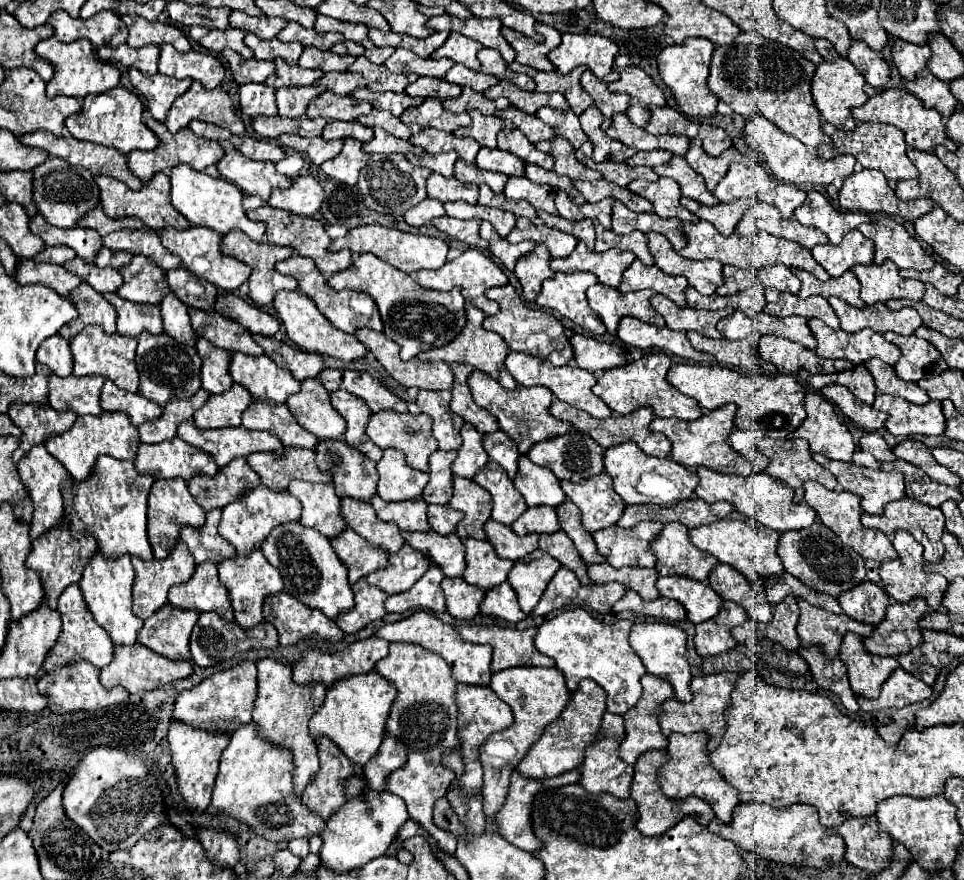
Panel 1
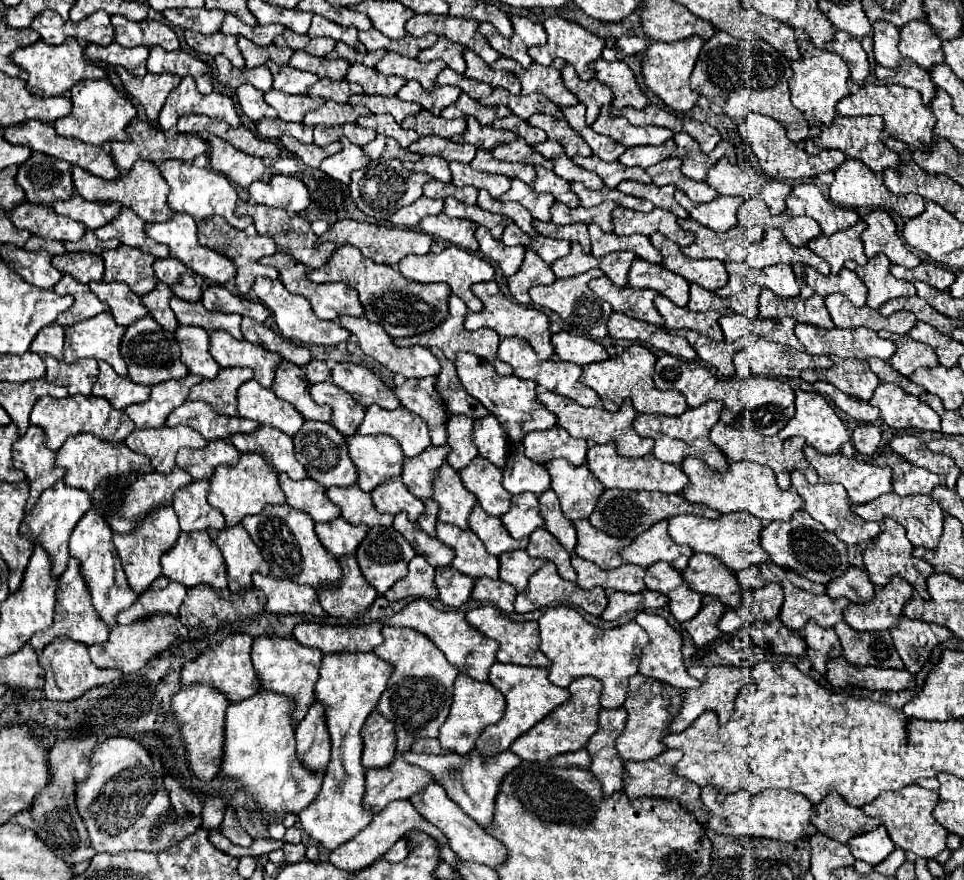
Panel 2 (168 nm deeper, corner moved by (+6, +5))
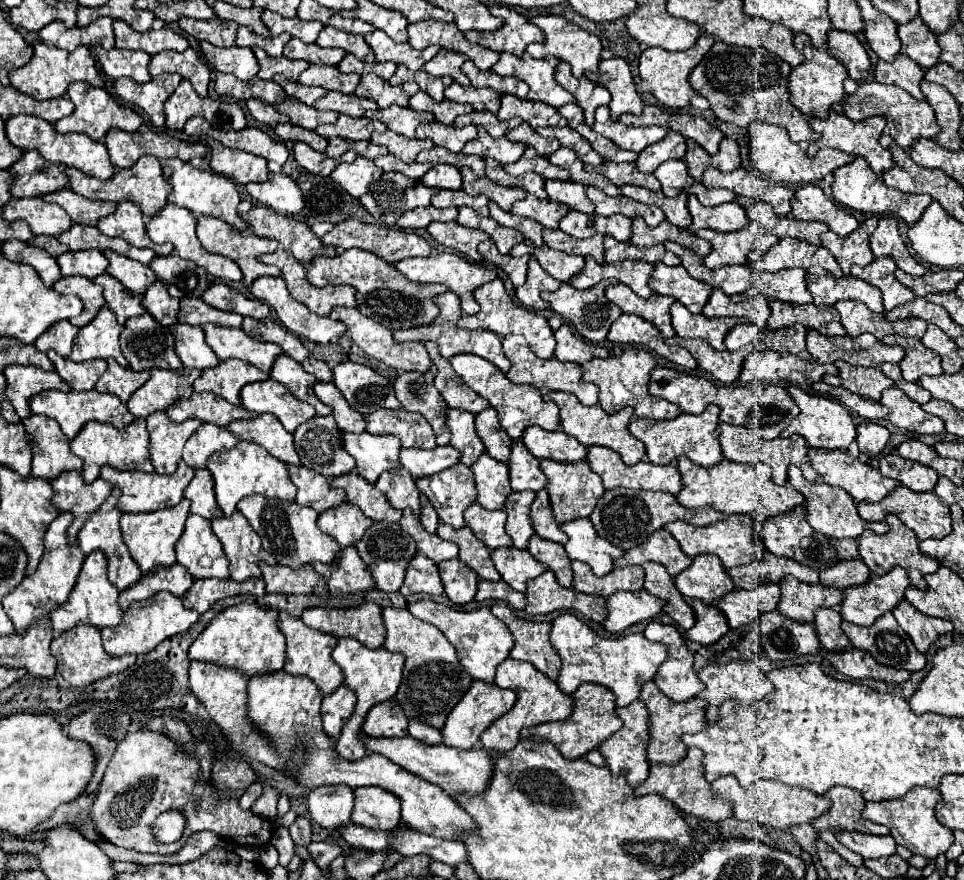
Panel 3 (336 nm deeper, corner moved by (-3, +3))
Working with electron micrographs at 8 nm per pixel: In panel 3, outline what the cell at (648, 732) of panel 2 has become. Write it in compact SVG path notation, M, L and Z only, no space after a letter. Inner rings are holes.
M654 681L644 683L644 687L640 691L640 699L644 701L644 705L648 709L648 717L650 717L650 721L648 721L650 741L648 741L648 749L646 749L648 761L654 761L654 763L676 763L676 761L680 761L686 755L686 745L682 743L680 737L684 733L696 733L696 731L702 731L706 727L706 717L704 717L706 703L698 697L676 703L676 701L668 699L656 687Z

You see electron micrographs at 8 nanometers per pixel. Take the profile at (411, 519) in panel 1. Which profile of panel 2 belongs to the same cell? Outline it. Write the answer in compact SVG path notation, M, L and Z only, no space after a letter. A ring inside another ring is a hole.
M395 477L393 481L385 481L377 485L377 489L371 491L371 497L377 511L381 513L397 515L399 511L405 511L411 521L417 521L419 513L423 513L423 503L407 491L401 477Z

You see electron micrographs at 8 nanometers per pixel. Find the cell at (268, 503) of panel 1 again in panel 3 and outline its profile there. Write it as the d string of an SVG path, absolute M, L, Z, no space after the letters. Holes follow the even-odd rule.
M240 441L236 447L220 451L210 457L208 471L214 477L214 489L216 489L216 501L224 515L234 515L236 505L250 495L262 495L262 497L284 497L286 501L294 501L296 487L288 479L286 463L272 457L264 447Z

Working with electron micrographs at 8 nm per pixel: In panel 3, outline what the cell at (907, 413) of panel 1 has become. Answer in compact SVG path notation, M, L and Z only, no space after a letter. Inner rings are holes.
M898 387L886 389L882 393L880 403L890 409L888 419L896 427L902 427L912 433L934 433L934 435L944 431L944 423L940 417L928 415L916 401L908 399Z

